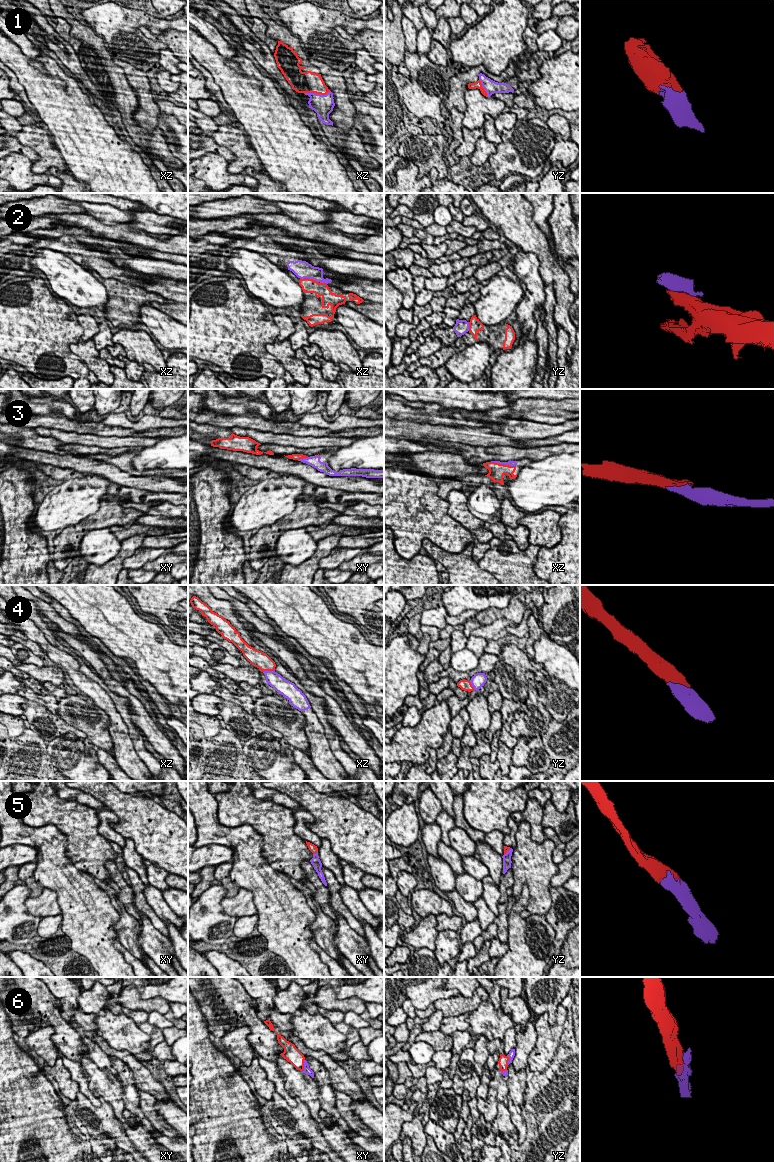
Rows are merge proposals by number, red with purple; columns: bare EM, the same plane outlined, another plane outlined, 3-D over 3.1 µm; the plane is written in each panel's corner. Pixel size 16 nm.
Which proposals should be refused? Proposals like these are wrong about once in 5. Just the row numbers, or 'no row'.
2

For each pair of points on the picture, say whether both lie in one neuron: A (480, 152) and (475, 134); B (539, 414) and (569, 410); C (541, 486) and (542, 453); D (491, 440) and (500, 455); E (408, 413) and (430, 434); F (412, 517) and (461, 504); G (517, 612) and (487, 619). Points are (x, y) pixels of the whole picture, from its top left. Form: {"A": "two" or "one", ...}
{"A": "two", "B": "one", "C": "two", "D": "two", "E": "two", "F": "two", "G": "one"}

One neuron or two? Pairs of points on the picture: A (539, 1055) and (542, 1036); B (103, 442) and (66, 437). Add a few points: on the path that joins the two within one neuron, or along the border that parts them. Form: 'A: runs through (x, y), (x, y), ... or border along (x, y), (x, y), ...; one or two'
A: runs through (542, 1050), (542, 1041); one
B: runs through (94, 440), (75, 438); one

